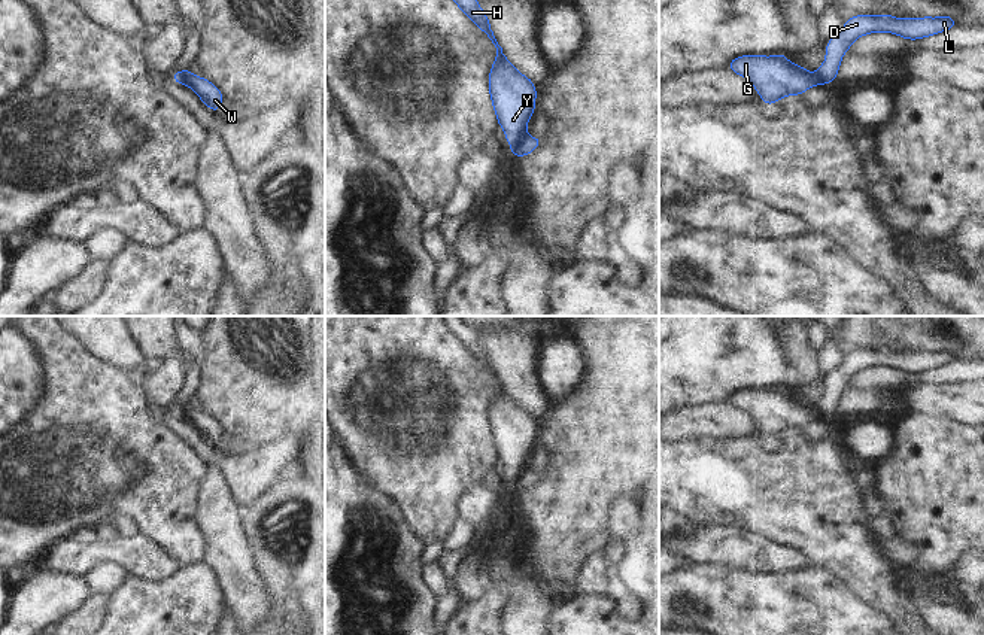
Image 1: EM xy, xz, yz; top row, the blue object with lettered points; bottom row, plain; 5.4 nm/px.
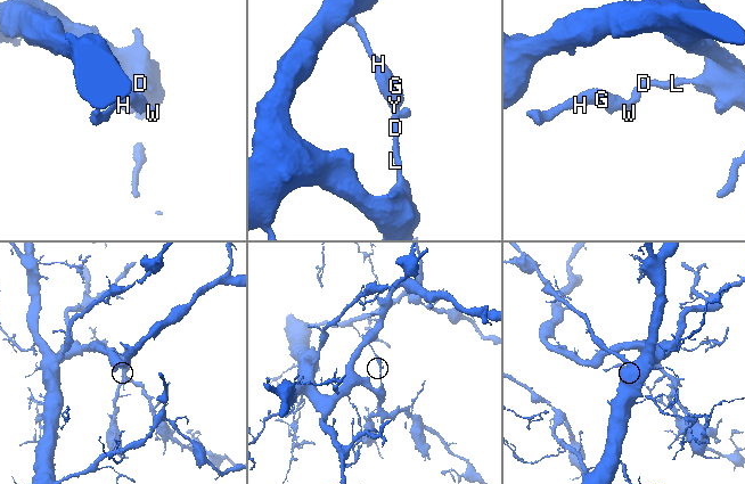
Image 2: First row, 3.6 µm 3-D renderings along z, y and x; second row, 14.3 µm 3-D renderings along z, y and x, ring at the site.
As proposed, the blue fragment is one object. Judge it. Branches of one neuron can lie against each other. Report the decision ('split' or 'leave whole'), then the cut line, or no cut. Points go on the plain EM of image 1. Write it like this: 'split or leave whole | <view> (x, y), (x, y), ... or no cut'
split | xz (525, 467), (512, 480)

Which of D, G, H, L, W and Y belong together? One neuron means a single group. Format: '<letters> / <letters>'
D L W / G H Y

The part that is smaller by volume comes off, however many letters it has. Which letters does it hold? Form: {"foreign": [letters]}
{"foreign": ["G", "H", "Y"]}

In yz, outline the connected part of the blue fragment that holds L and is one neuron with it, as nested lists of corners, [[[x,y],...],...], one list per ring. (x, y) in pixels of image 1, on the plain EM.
[[[889,347],[881,350],[875,349],[856,349],[844,356],[844,362],[833,368],[826,377],[826,392],[816,405],[820,419],[832,417],[839,405],[844,388],[851,382],[853,376],[869,367],[893,367],[908,374],[918,374],[923,371],[944,367],[959,356],[947,349],[932,352],[895,352]]]

